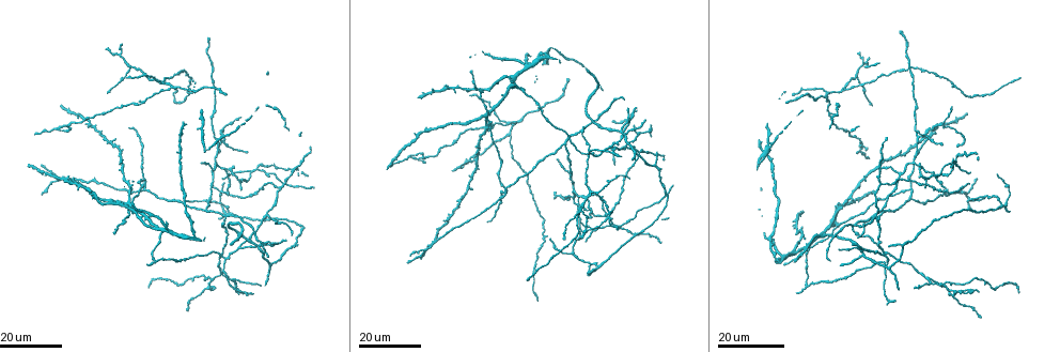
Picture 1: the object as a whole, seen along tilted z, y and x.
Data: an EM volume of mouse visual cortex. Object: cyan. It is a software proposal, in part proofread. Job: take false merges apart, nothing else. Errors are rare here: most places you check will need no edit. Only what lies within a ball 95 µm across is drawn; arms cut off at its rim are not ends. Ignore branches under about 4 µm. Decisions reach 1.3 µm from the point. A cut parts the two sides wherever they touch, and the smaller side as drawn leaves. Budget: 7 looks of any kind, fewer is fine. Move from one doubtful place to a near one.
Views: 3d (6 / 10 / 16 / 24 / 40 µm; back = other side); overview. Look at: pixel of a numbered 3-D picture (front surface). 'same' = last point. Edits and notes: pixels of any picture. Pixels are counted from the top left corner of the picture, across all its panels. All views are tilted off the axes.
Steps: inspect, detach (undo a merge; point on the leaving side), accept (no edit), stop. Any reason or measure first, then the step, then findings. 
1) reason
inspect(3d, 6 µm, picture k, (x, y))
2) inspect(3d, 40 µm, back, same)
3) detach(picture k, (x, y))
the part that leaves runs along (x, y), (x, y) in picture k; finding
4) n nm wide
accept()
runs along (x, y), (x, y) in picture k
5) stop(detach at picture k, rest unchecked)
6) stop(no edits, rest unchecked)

two arms in line, one across
inspect(3d, 24 µm, picture 1, (252, 168))

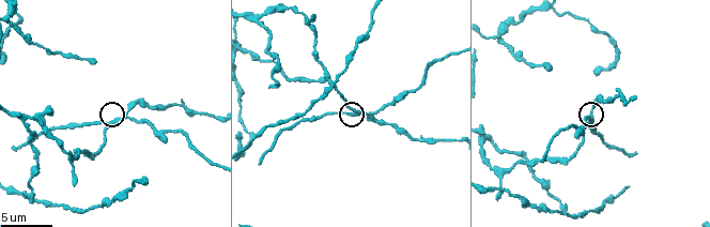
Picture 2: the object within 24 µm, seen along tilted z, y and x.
inspect(3d, 6 µm, picture 2, (352, 113))

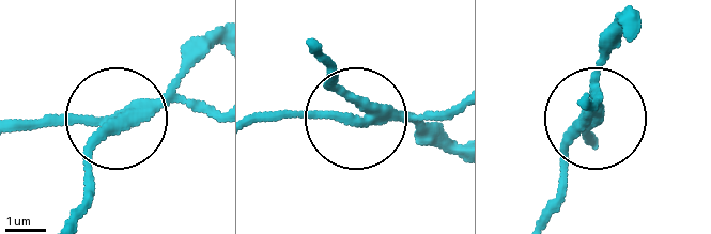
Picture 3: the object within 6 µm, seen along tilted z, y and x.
side arm 13 µm; 3 arms
accept()
all the same cell

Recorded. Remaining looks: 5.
four or more arms meet
inspect(3d, 10 µm, picture 2, (498, 39))

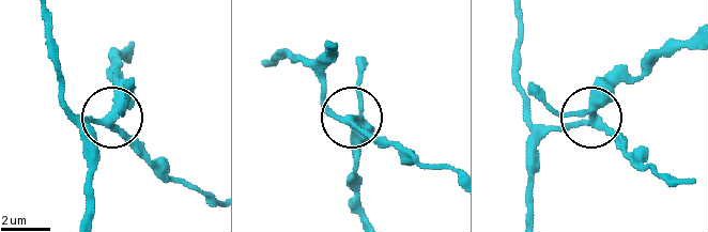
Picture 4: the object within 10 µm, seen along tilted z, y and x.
from behind
inspect(3d, 10 µm, back, picture 4, (594, 119))

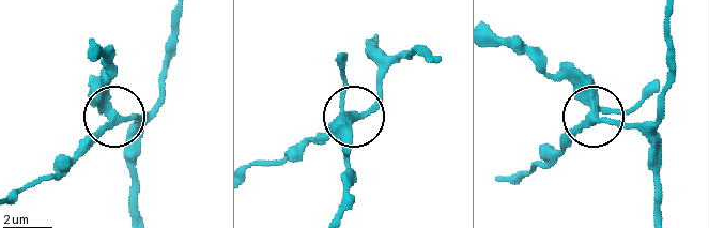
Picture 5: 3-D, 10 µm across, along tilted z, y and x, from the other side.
side arm 12 µm
accept()
continuous, no second cell

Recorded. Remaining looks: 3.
two arms in line, one across
inspect(3d, 16 µm, picture 1, (866, 250))

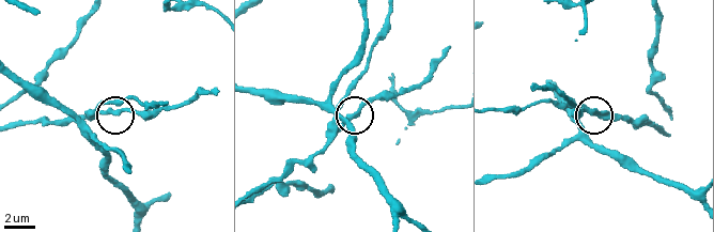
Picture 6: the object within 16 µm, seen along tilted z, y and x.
inspect(3d, 10 µm, picture 6, (109, 111))

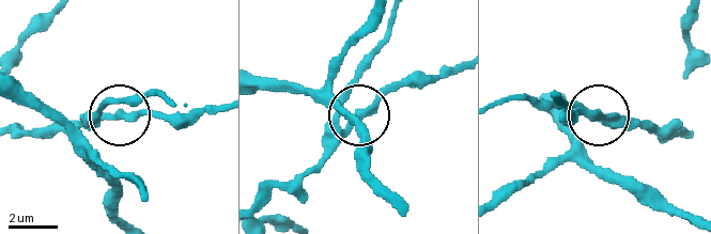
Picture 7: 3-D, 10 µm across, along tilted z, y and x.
3 arms
accept()
all the same cell

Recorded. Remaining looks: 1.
stop(no edits, rest unchecked)

